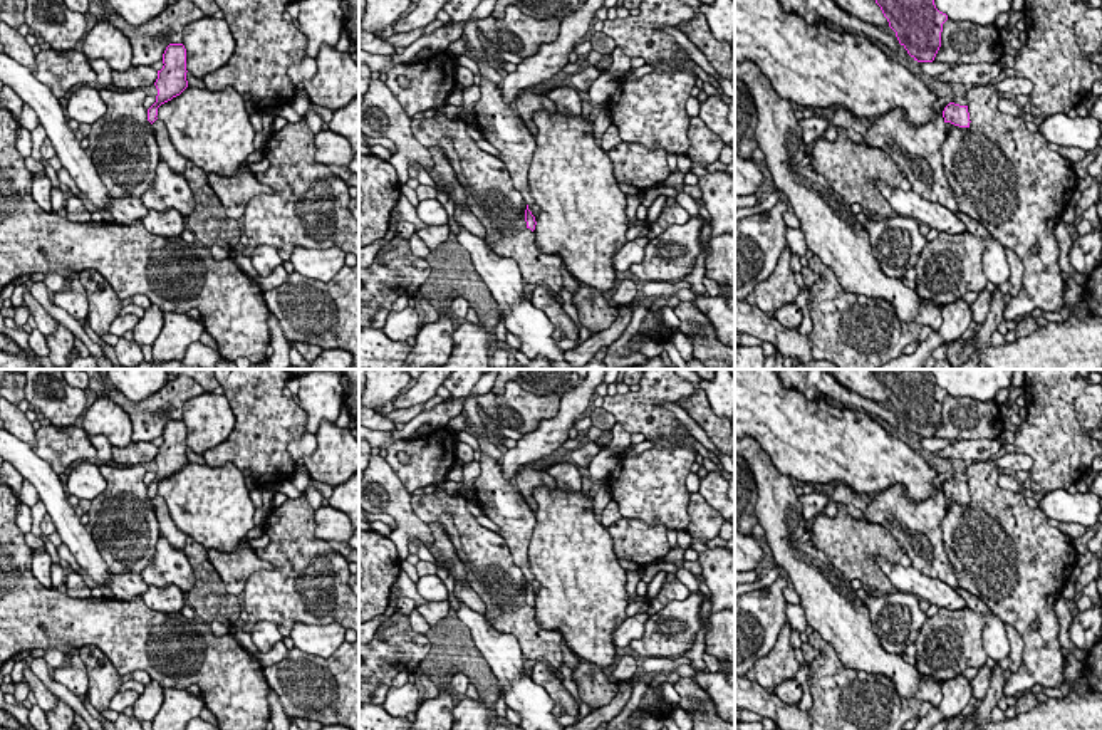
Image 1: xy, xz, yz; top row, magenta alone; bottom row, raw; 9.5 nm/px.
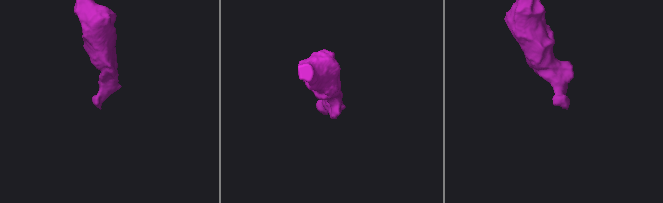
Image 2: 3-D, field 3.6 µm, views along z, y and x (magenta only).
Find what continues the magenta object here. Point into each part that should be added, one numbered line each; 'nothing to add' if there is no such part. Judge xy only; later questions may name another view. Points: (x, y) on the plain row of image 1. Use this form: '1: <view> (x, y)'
1: xy (176, 539)

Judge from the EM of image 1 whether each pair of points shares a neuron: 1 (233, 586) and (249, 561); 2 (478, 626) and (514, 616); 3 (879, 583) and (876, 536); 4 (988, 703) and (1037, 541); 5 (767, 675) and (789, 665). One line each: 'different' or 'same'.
1: same
2: different
3: same
4: different
5: same

